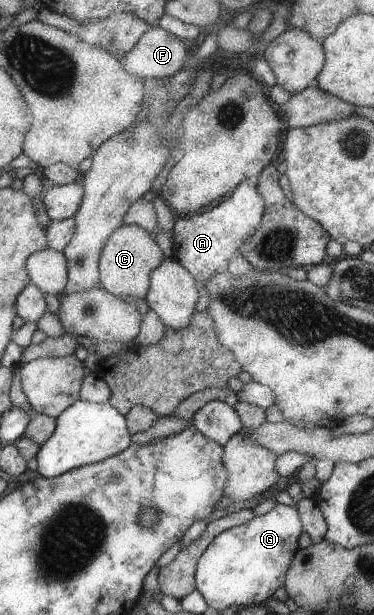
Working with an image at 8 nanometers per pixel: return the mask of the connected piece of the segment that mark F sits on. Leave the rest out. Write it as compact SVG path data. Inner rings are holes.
M159 26L148 28L136 46L124 54L122 62L127 66L128 72L134 72L136 76L144 79L150 78L171 79L174 75L182 71L188 64L189 57L187 49L182 38L170 33Z

